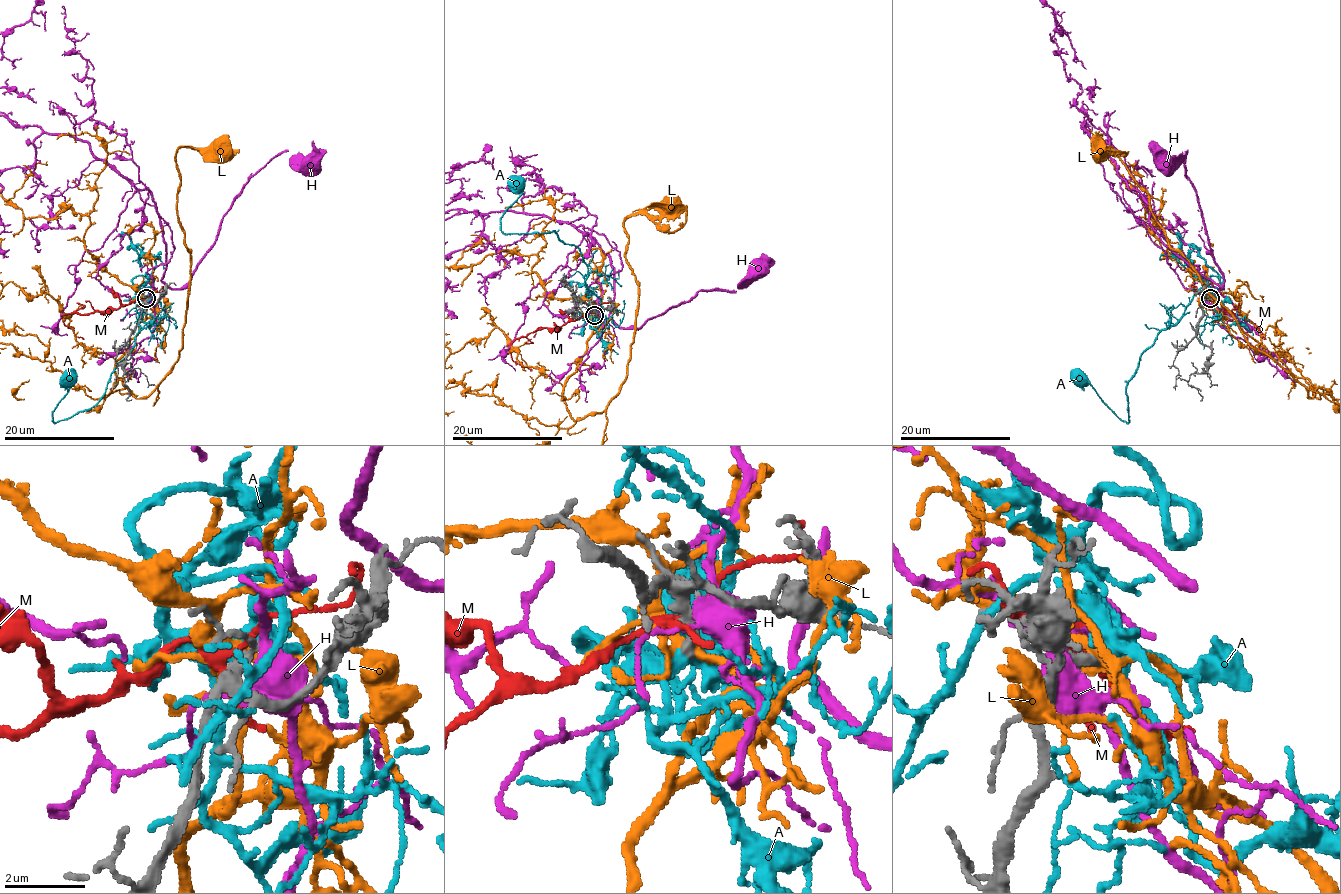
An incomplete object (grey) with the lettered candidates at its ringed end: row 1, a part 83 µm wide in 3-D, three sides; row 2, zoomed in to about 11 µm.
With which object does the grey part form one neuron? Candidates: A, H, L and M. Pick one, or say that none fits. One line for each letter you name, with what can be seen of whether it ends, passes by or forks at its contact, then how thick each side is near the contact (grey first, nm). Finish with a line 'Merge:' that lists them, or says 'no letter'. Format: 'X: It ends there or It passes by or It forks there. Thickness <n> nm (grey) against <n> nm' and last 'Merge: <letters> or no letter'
A: It forks there. Thickness 150 nm (grey) against 400 nm
Merge: A

